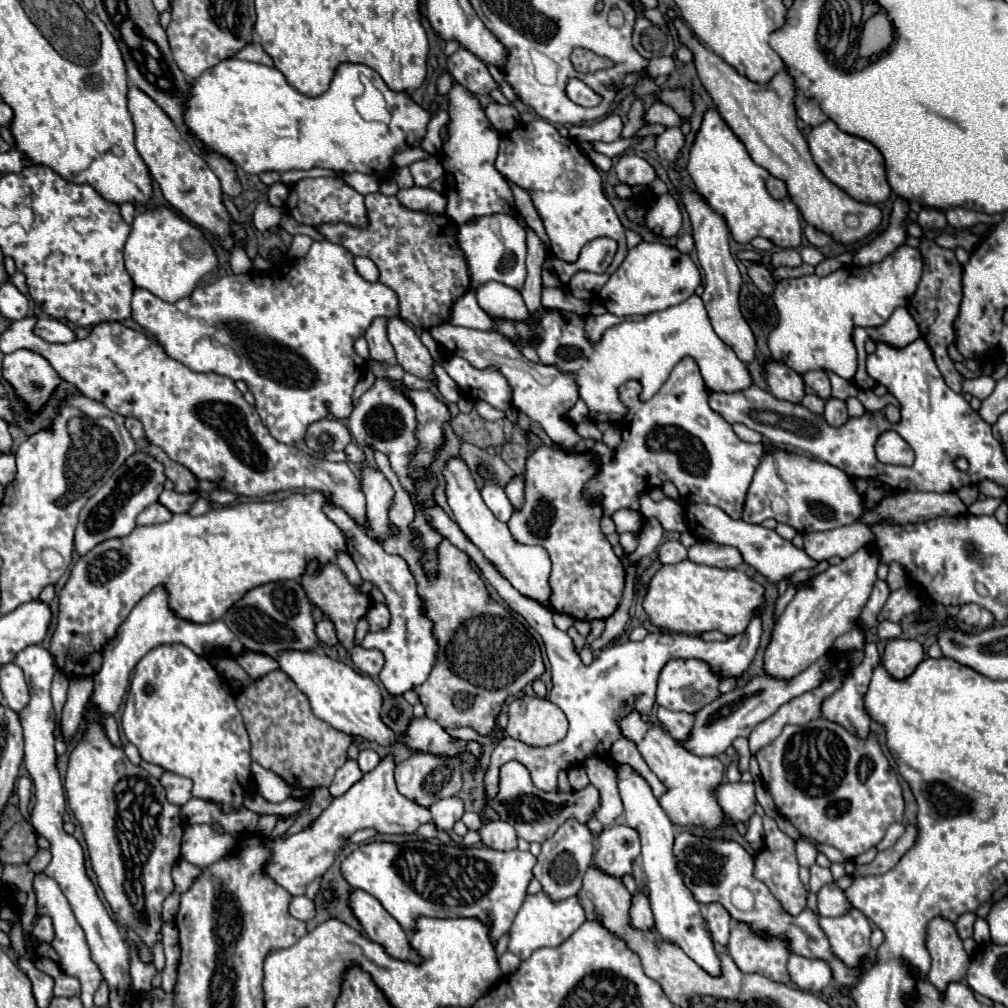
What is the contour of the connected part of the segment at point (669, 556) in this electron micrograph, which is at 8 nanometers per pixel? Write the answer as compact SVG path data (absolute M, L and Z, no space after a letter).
M670 540L658 548L658 560L662 564L678 564L686 560L686 548L680 542Z

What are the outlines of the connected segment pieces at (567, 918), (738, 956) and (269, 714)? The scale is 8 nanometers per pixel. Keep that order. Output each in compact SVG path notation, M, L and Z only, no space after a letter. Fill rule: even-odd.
M544 892L540 894L534 894L534 896L528 896L520 908L520 912L516 914L514 918L514 924L510 928L510 944L508 944L508 950L518 954L520 960L528 960L532 956L532 952L536 952L538 948L554 948L554 946L560 946L564 940L568 940L582 924L586 922L584 918L584 910L578 902L578 898L568 898L568 900L562 900L558 904L550 902L548 896Z
M734 924L728 942L728 954L744 974L762 974L774 982L790 984L786 960L790 956L784 942L756 936L746 924Z
M280 670L270 672L262 678L258 678L252 686L242 690L236 696L236 706L244 718L246 730L250 734L252 742L252 760L260 766L276 772L280 778L284 778L290 786L314 790L318 786L330 786L334 780L336 770L346 762L346 750L352 744L352 738L344 732L338 732L324 720L318 720L310 708L310 702L306 700L306 694L298 690L298 686Z

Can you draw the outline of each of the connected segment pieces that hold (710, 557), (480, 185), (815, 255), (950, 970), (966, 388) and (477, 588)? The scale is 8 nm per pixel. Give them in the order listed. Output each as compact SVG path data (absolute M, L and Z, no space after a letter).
M696 542L688 548L688 558L696 564L716 568L736 568L742 564L742 554L734 546L720 546L714 542Z
M454 84L448 92L448 116L450 122L446 126L448 140L442 146L440 160L446 172L446 214L456 224L468 224L482 216L492 216L496 212L516 216L516 204L510 184L502 178L502 174L494 168L494 160L498 154L500 132L490 124L482 104L478 98L460 84Z
M812 245L803 247L800 251L800 255L803 263L810 264L812 266L818 265L825 259L825 256L819 251L819 249Z
M936 916L928 924L926 948L932 958L928 980L944 990L948 982L962 980L970 966L970 956L966 954L962 940L954 924L942 916Z
M980 376L980 378L974 378L974 380L964 380L962 393L972 394L972 396L984 400L994 392L994 386L996 386L996 382L994 382L992 376Z
M374 452L378 470L394 484L394 504L388 512L390 524L398 528L398 536L382 540L382 548L390 554L402 556L418 584L418 596L422 596L424 612L432 622L432 632L438 642L438 660L424 684L414 688L420 704L426 708L426 716L436 720L444 728L470 726L478 734L486 736L494 726L506 698L516 696L522 688L544 674L538 642L534 636L496 600L490 598L482 576L472 568L470 558L460 548L454 548L448 540L442 540L438 548L438 578L428 580L420 568L420 552L410 546L412 532L408 524L414 518L410 494L398 484L398 476L390 468L384 452Z

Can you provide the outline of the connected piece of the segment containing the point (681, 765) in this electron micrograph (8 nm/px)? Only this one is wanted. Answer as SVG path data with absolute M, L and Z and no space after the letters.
M630 710L624 718L618 720L620 732L636 744L638 752L646 760L648 768L660 778L662 784L666 784L670 790L660 798L660 806L668 814L668 818L674 824L680 826L704 826L704 828L716 828L726 818L722 816L722 808L716 804L712 788L722 782L722 762L714 756L694 756L692 752L686 752L660 724L654 724L650 720L644 720L638 710Z

